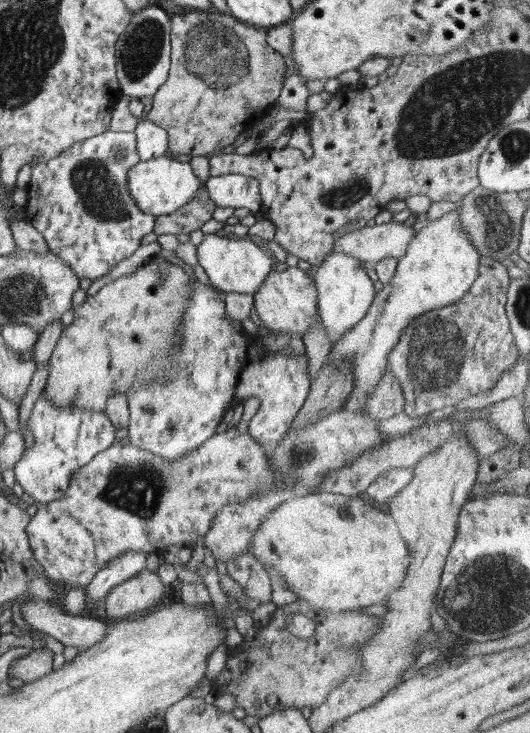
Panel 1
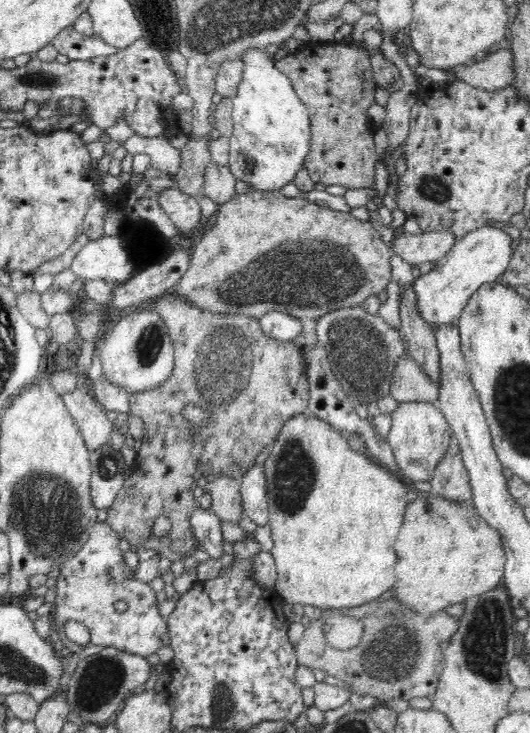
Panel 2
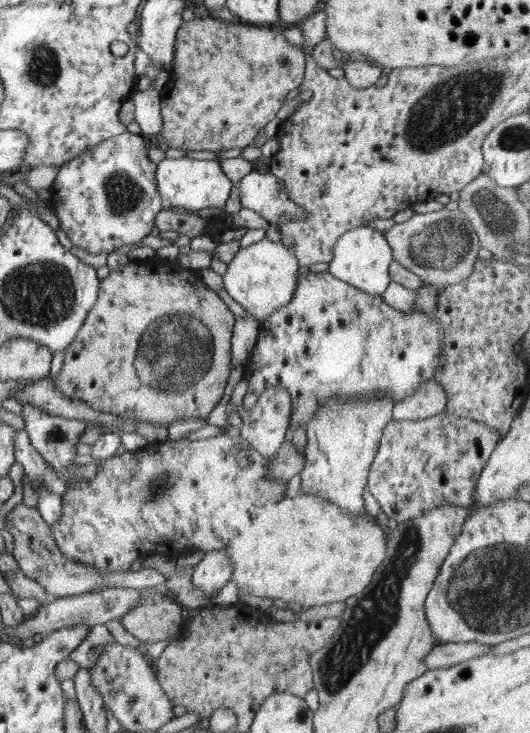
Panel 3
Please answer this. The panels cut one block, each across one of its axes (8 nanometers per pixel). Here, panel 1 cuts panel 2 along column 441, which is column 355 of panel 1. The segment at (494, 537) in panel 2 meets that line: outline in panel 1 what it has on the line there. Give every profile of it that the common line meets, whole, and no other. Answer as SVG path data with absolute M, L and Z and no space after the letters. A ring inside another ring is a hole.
M320 491L306 496L292 498L292 500L288 500L288 502L283 502L280 506L276 506L276 508L264 518L264 522L260 523L258 530L256 530L256 534L254 534L252 538L258 538L258 532L278 532L278 528L300 528L300 532L288 532L288 536L286 536L286 544L280 546L282 552L258 552L258 556L255 556L256 559L258 559L263 566L266 566L266 568L275 568L278 573L282 574L289 589L293 591L298 598L303 602L306 602L308 606L320 610L329 609L330 611L350 612L358 611L367 606L372 606L372 604L384 603L384 600L386 600L392 592L396 592L396 590L402 586L402 582L404 582L404 578L406 578L406 572L408 572L408 566L410 566L410 562L412 561L410 549L408 549L408 543L406 543L406 539L404 539L402 535L402 530L400 529L400 526L396 524L396 521L392 518L392 515L388 510L377 507L371 501L364 502L364 500L357 496L351 497Z

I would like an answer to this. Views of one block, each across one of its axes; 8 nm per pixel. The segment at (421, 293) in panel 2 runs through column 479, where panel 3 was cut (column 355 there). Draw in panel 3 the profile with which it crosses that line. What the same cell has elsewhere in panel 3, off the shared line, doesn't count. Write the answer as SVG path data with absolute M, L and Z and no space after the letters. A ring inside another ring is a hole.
M361 227L346 232L333 247L334 256L327 269L334 278L340 278L362 292L371 296L381 296L388 288L391 278L389 275L390 263L394 260L392 249L386 243L383 232L371 227Z

